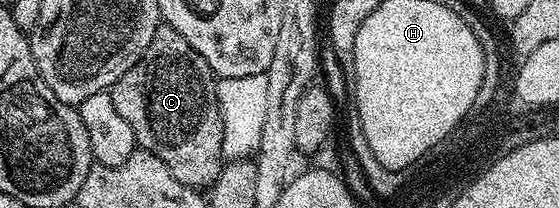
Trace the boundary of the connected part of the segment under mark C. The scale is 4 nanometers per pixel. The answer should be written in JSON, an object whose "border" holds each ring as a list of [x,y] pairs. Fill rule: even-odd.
{"border":[[[160,25],[137,65],[126,71],[109,91],[117,113],[133,128],[136,144],[161,157],[177,181],[196,189],[210,188],[225,166],[223,118],[218,102],[207,103],[210,75],[205,57],[196,53],[177,29]]]}

